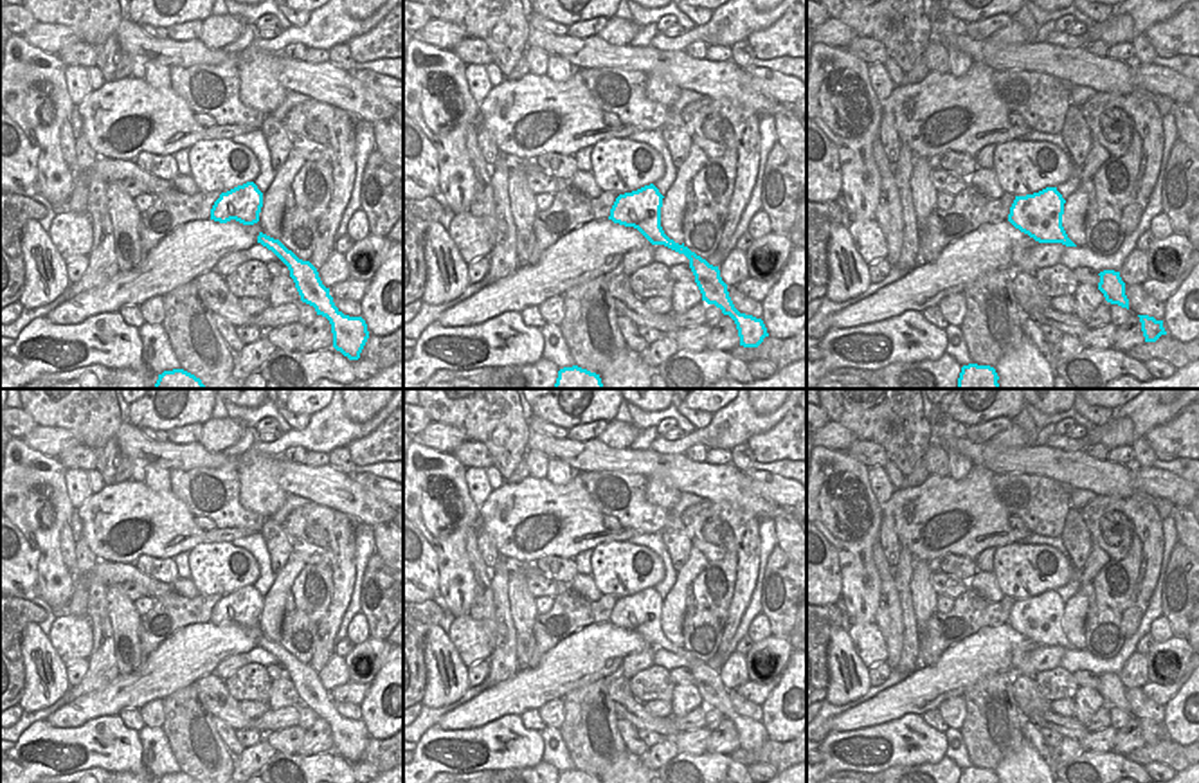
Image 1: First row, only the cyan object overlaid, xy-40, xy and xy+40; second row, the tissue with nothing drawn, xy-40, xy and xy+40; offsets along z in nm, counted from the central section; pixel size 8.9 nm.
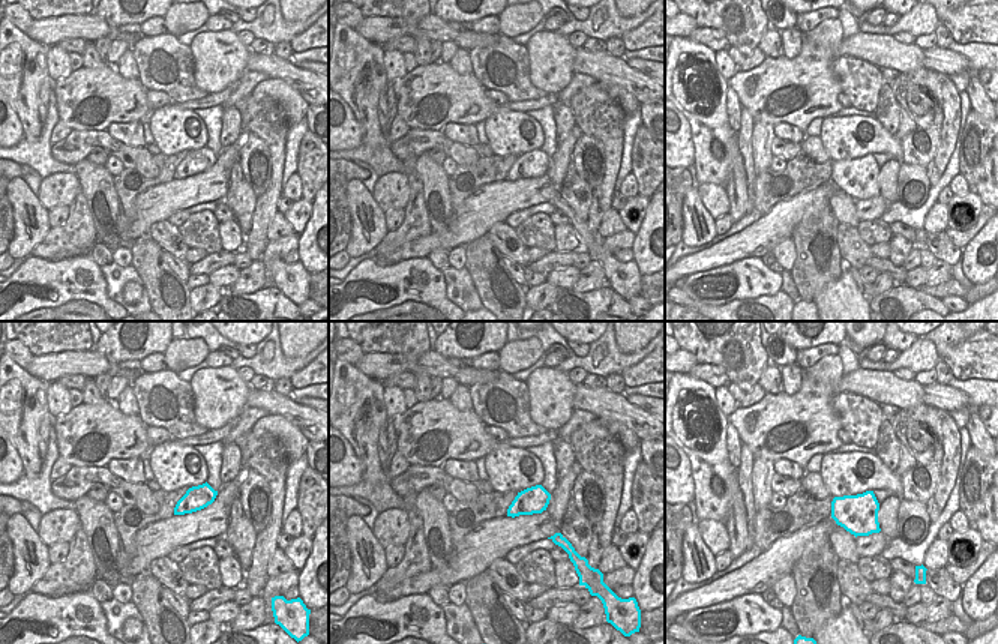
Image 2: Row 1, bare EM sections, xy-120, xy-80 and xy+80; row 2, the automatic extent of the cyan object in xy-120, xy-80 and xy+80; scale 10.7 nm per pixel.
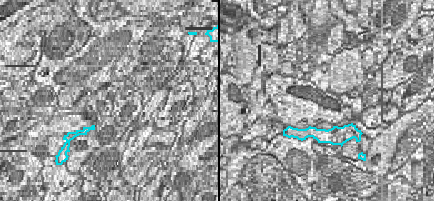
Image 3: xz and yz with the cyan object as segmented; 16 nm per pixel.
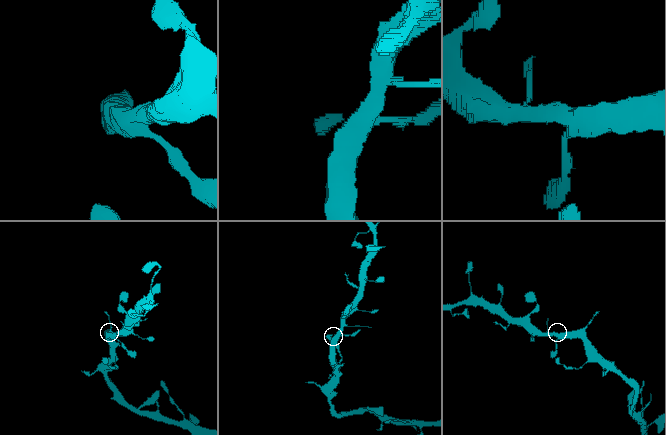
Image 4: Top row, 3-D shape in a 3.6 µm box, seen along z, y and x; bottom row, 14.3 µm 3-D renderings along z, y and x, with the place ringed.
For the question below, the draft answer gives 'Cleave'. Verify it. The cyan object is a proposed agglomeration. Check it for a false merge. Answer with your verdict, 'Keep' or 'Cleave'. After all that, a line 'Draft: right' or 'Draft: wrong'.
Keep.
Draft: wrong

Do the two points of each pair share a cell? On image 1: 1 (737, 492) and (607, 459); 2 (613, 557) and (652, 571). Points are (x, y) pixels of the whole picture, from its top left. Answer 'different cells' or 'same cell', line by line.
1: same cell
2: same cell

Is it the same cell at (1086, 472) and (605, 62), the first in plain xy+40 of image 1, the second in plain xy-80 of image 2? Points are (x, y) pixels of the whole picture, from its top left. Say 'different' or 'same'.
same

